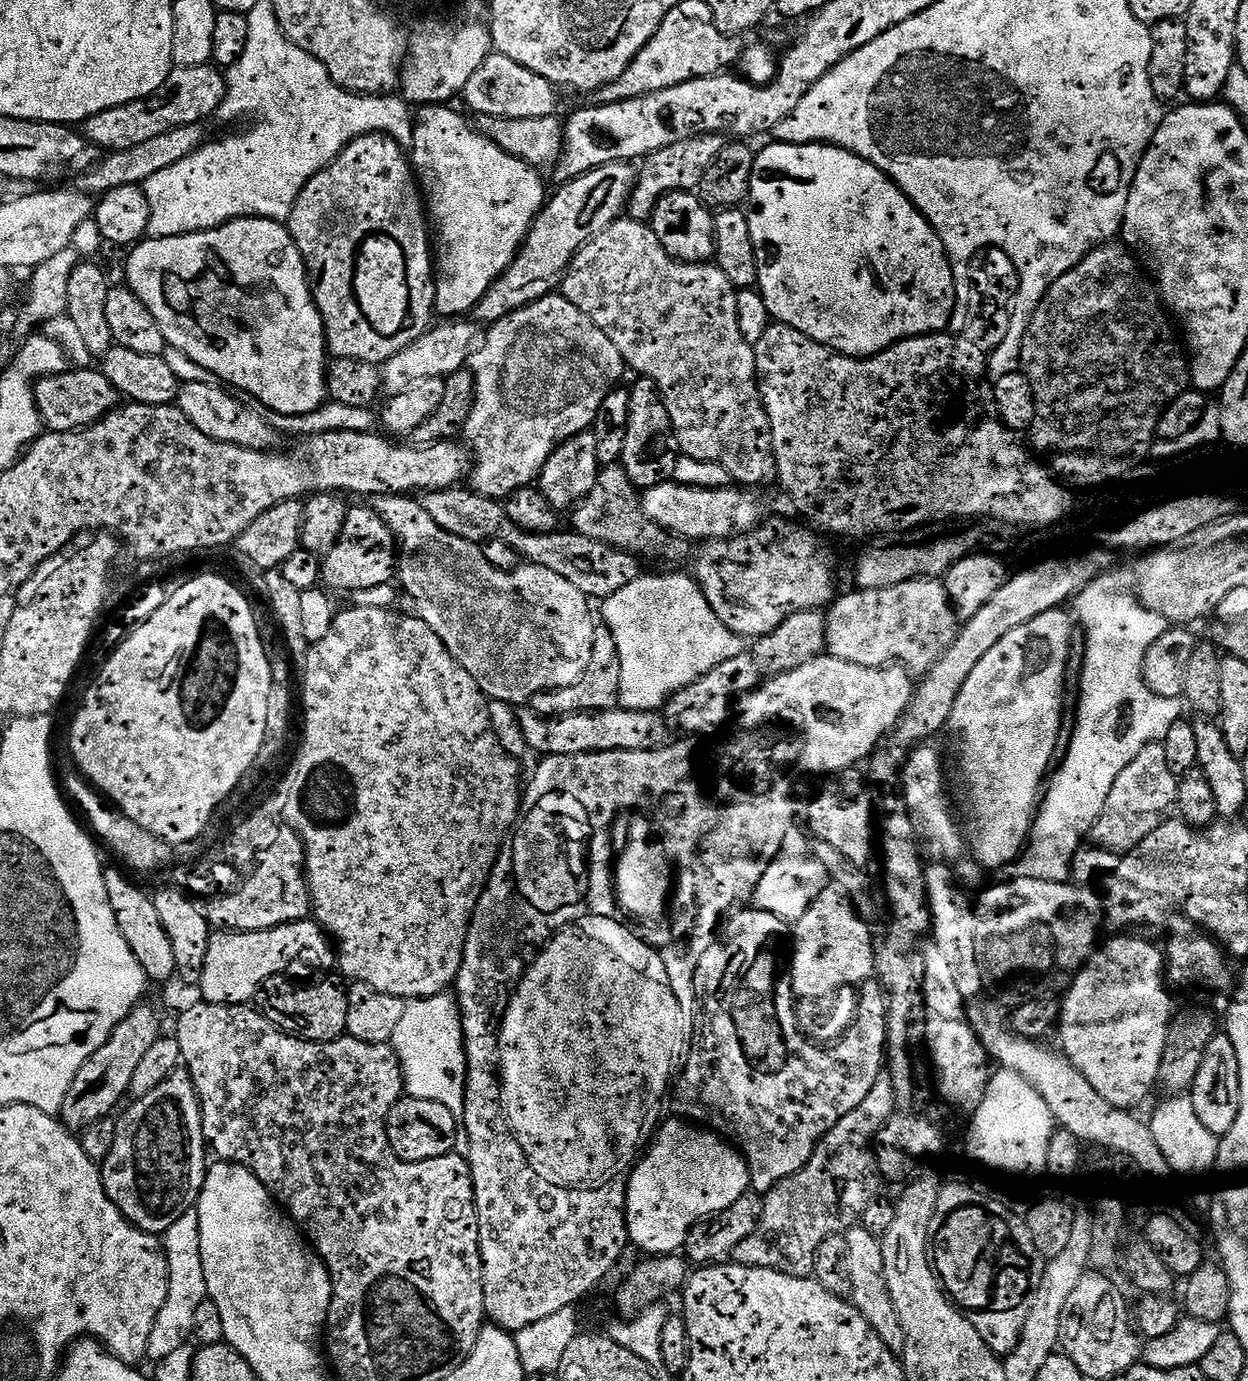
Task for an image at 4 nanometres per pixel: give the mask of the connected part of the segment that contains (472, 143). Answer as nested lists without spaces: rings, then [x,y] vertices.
[[[447,103],[430,104],[419,109],[416,116],[416,129],[412,132],[412,152],[410,148],[410,163],[414,169],[414,175],[418,181],[418,187],[422,193],[422,199],[426,205],[426,220],[430,225],[430,236],[434,241],[434,279],[436,282],[436,307],[435,311],[440,312],[444,318],[458,318],[464,310],[470,306],[475,307],[481,297],[486,294],[489,285],[493,283],[509,267],[514,253],[520,246],[522,239],[527,235],[528,228],[531,227],[533,220],[536,218],[540,209],[546,203],[544,196],[544,184],[540,181],[540,176],[535,167],[526,163],[525,160],[514,158],[506,154],[506,150],[499,148],[490,138],[486,138],[480,133],[479,127],[468,125],[468,120],[460,112],[448,108]]]

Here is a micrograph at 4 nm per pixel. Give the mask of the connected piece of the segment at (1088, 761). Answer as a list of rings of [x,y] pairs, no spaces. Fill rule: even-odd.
[[[1109,570],[1103,573],[1094,582],[1090,582],[1084,589],[1080,591],[1080,595],[1075,597],[1074,605],[1075,611],[1080,611],[1079,619],[1082,621],[1082,628],[1086,635],[1082,640],[1082,667],[1078,672],[1078,692],[1080,688],[1080,705],[1075,705],[1074,708],[1074,724],[1076,720],[1076,729],[1071,729],[1070,735],[1066,740],[1066,751],[1063,753],[1062,759],[1059,761],[1058,767],[1051,773],[1050,779],[1046,784],[1046,791],[1040,801],[1040,810],[1036,813],[1036,821],[1032,827],[1032,835],[1030,837],[1030,852],[1037,856],[1040,860],[1064,860],[1075,857],[1076,853],[1080,851],[1082,845],[1085,843],[1086,837],[1091,833],[1092,828],[1098,822],[1098,818],[1102,814],[1102,810],[1106,806],[1106,798],[1110,798],[1110,790],[1114,786],[1114,782],[1118,778],[1118,774],[1122,774],[1122,770],[1126,770],[1126,766],[1137,754],[1145,748],[1148,743],[1155,741],[1157,736],[1165,729],[1165,726],[1172,724],[1174,721],[1181,719],[1182,712],[1180,712],[1179,695],[1168,696],[1172,694],[1161,694],[1157,689],[1150,687],[1145,680],[1144,673],[1144,659],[1148,653],[1148,648],[1158,640],[1164,631],[1170,627],[1169,621],[1164,621],[1165,613],[1157,610],[1155,607],[1149,606],[1147,603],[1135,600],[1134,597],[1128,593],[1128,584],[1122,577],[1116,573],[1116,570]]]

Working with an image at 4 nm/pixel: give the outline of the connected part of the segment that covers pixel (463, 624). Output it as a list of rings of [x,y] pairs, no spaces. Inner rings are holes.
[[[383,494],[375,497],[374,507],[376,513],[382,518],[382,522],[386,522],[386,526],[396,538],[398,545],[398,584],[403,591],[404,588],[408,591],[409,598],[416,603],[415,615],[424,620],[426,626],[430,626],[430,630],[434,630],[434,634],[438,634],[438,638],[442,638],[446,650],[450,650],[450,654],[466,670],[466,674],[470,674],[470,678],[474,678],[474,682],[478,682],[478,686],[485,696],[513,706],[520,706],[531,701],[534,694],[546,692],[550,688],[568,688],[580,681],[582,674],[590,666],[590,658],[594,654],[598,624],[597,621],[592,621],[592,608],[588,605],[591,604],[589,597],[584,596],[582,590],[578,586],[574,586],[574,582],[570,582],[562,574],[558,574],[546,566],[529,562],[521,563],[519,566],[509,569],[494,566],[484,557],[484,549],[477,541],[467,540],[458,534],[447,532],[442,526],[438,526],[438,522],[434,522],[434,518],[430,518],[430,514],[426,514],[426,510],[422,510],[420,500],[413,498],[411,495]]]

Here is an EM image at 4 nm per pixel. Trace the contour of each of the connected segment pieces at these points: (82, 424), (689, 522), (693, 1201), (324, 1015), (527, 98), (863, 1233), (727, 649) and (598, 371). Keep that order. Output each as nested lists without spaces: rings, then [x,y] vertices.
[[[95,367],[76,368],[56,376],[41,376],[35,381],[34,391],[40,423],[49,432],[74,432],[78,428],[89,428],[107,416],[122,400],[116,387]]]
[[[670,479],[643,489],[642,512],[661,529],[669,528],[688,540],[727,539],[741,532],[752,532],[765,519],[763,502],[754,493],[747,492],[747,487],[695,488],[692,484],[676,483],[675,479]]]
[[[684,1118],[675,1119],[665,1119],[659,1125],[654,1143],[647,1149],[649,1152],[643,1153],[642,1159],[631,1169],[626,1180],[624,1213],[628,1219],[628,1239],[633,1249],[641,1248],[642,1251],[648,1252],[644,1254],[652,1258],[679,1253],[693,1226],[707,1216],[716,1216],[722,1210],[734,1206],[734,1202],[746,1195],[752,1183],[748,1158],[735,1143],[727,1144],[716,1133],[719,1131],[697,1126]]]
[[[284,974],[271,976],[269,980],[262,982],[254,997],[255,1007],[274,1027],[288,1036],[313,1040],[319,1044],[338,1040],[345,1035],[348,997],[343,987],[340,989],[328,980],[320,980],[317,984],[295,984],[286,977]]]
[[[493,54],[474,70],[470,82],[466,82],[462,99],[476,111],[488,116],[510,116],[512,118],[540,118],[553,115],[556,109],[557,85],[552,84],[542,74],[534,74],[509,56]]]
[[[853,1226],[847,1229],[850,1246],[850,1274],[852,1275],[852,1295],[850,1297],[856,1308],[870,1322],[870,1326],[886,1342],[891,1352],[900,1354],[904,1351],[904,1331],[898,1318],[898,1310],[894,1310],[894,1302],[890,1298],[890,1290],[886,1285],[886,1266],[884,1265],[884,1246],[879,1235],[875,1236],[868,1228]]]
[[[691,575],[641,576],[622,586],[603,601],[603,623],[618,642],[618,654],[622,666],[619,703],[630,710],[660,710],[676,693],[700,680],[710,670],[735,656],[745,655],[745,637],[739,631],[724,625],[724,620],[712,609],[709,593]]]
[[[537,295],[528,303],[516,307],[511,313],[496,320],[491,325],[492,328],[484,336],[484,341],[475,345],[470,356],[470,371],[472,381],[476,387],[476,393],[472,395],[472,408],[468,411],[468,416],[464,419],[462,429],[462,440],[470,453],[470,480],[472,476],[471,491],[480,496],[491,496],[492,499],[503,501],[511,492],[518,488],[524,488],[536,482],[540,476],[540,471],[546,466],[547,459],[563,440],[575,435],[577,432],[585,432],[591,429],[596,420],[598,410],[602,406],[603,399],[608,391],[621,383],[626,365],[618,346],[614,344],[599,326],[587,316],[581,308],[574,302],[568,300],[567,295],[544,296]]]

